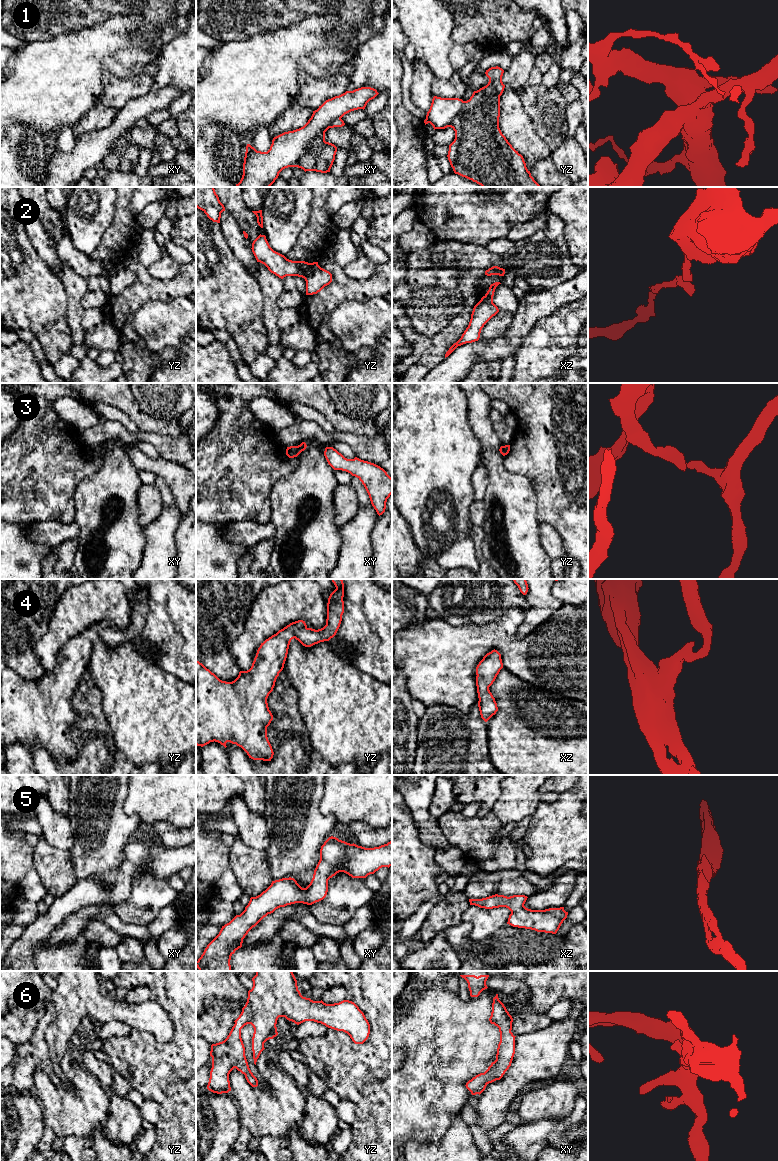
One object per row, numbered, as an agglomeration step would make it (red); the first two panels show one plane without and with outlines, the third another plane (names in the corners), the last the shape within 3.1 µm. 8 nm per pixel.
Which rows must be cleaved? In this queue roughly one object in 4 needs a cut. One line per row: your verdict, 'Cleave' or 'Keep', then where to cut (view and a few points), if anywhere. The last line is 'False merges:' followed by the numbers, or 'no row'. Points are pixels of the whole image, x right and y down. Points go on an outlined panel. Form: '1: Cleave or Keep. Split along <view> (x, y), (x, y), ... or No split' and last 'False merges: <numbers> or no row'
1: Cleave. Split along xy (340, 117), (337, 117), (314, 140), (309, 149), (293, 166)
2: Cleave. Split along yz (318, 265), (304, 278)
3: Cleave. Split along xy (295, 446), (298, 454)
4: Keep. No split
5: Keep. No split
6: Keep. No split
False merges: 1, 2, 3

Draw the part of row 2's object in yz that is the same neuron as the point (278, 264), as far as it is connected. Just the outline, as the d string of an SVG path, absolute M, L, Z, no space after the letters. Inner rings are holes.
M259 235L252 243L252 252L257 260L268 270L283 279L286 276L307 278L319 266L318 262L292 261L284 255L274 251L265 235Z

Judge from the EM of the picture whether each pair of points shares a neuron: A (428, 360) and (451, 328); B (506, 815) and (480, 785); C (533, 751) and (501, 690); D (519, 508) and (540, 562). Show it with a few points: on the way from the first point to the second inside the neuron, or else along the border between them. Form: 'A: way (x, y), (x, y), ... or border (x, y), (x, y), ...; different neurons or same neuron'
A: way (431, 352), (447, 336); same neuron
B: border (500, 785), (500, 795), (491, 811); different neurons
C: way (531, 736), (513, 718), (512, 705); same neuron
D: way (519, 521), (519, 541), (527, 549); same neuron

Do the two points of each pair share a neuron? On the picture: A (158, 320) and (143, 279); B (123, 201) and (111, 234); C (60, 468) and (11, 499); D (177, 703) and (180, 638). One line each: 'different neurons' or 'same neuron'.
A: different neurons
B: same neuron
C: same neuron
D: different neurons

